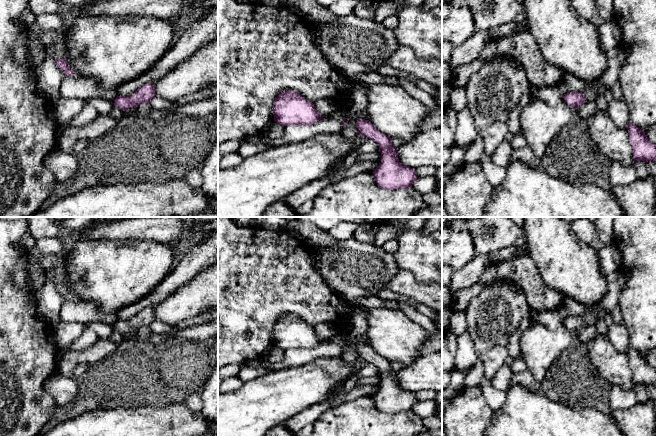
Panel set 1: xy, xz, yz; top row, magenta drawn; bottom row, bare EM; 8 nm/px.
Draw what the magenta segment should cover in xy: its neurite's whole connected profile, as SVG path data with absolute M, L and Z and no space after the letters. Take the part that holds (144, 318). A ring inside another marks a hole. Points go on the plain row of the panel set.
M146 307L129 320L117 320L114 323L114 330L125 335L142 327L149 327L153 322L155 322L155 307Z

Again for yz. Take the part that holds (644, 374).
M629 346L627 349L629 366L633 372L633 385L656 385L656 369L650 365L645 356Z

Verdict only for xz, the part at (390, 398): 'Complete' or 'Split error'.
Complete

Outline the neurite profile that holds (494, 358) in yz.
M497 345L480 355L484 365L484 377L492 381L497 371L505 364L509 356L507 346Z

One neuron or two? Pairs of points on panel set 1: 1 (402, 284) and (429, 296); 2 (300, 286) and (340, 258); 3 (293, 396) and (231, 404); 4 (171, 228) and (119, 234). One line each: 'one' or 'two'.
1: one
2: two
3: one
4: one

